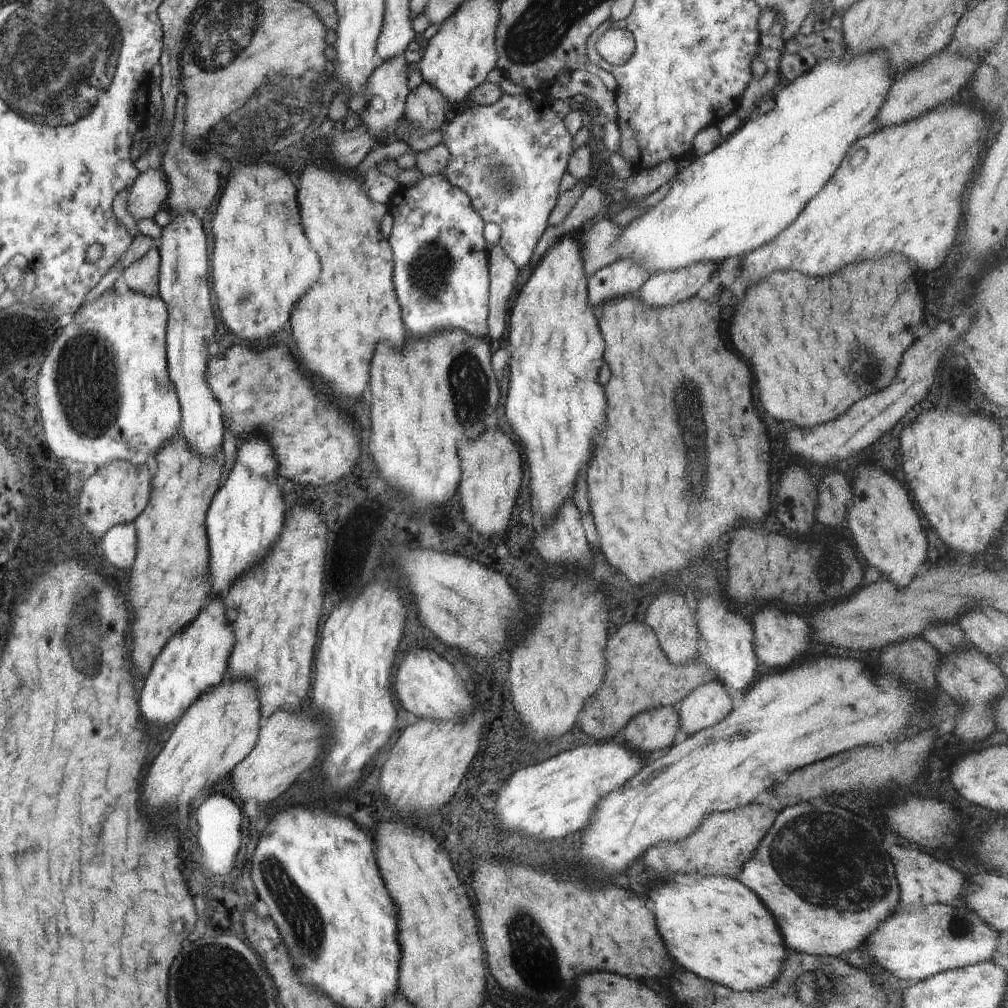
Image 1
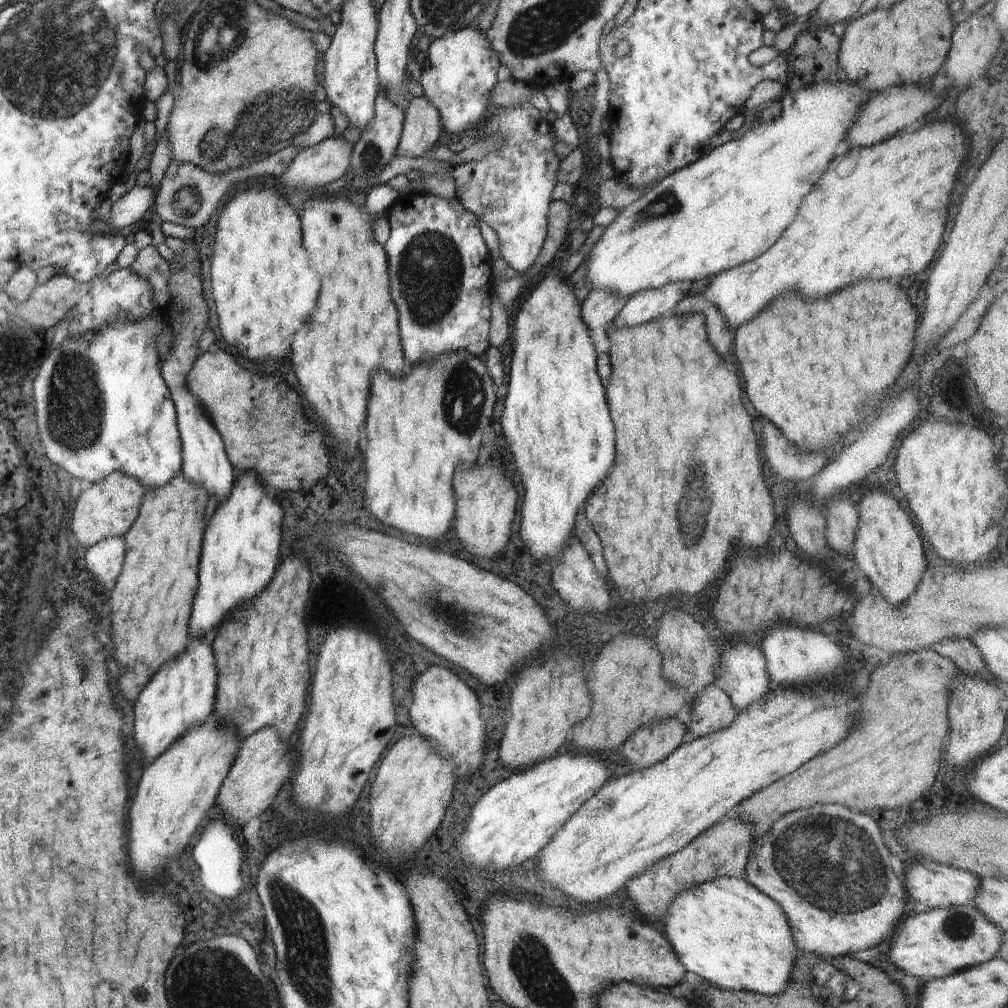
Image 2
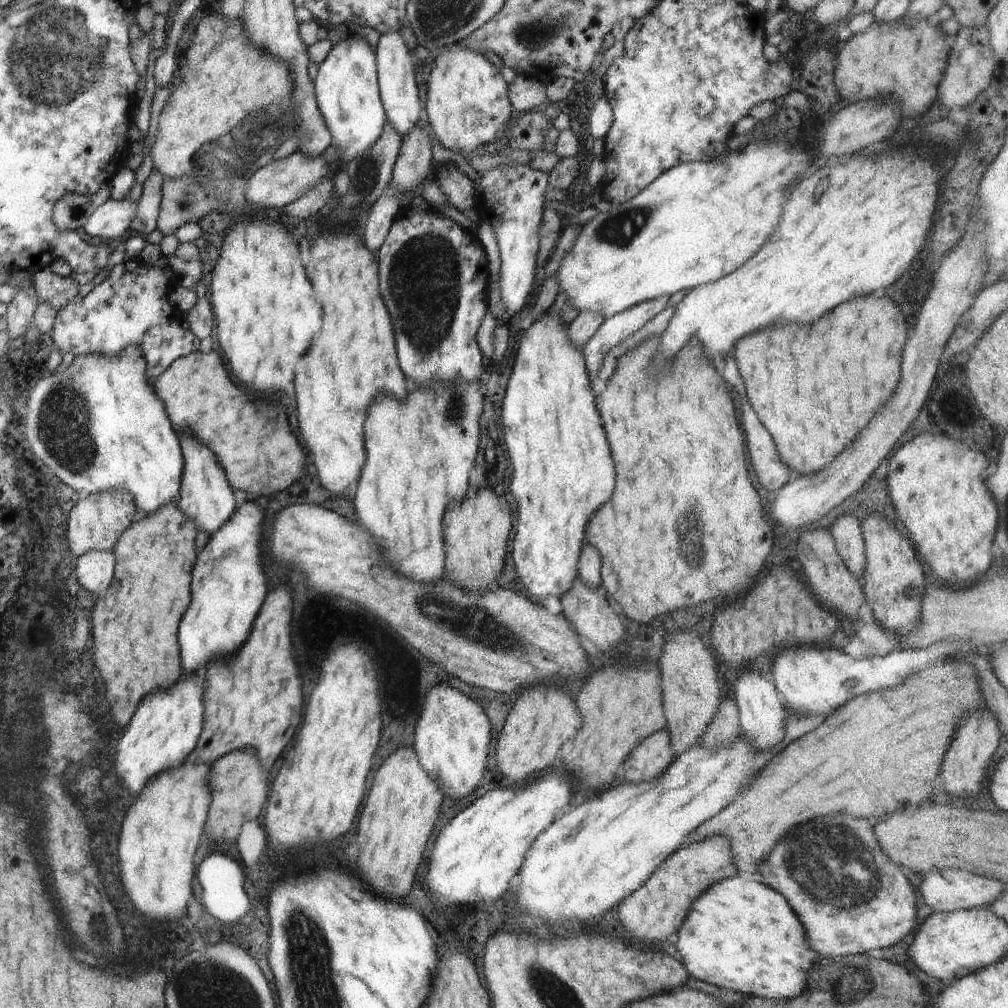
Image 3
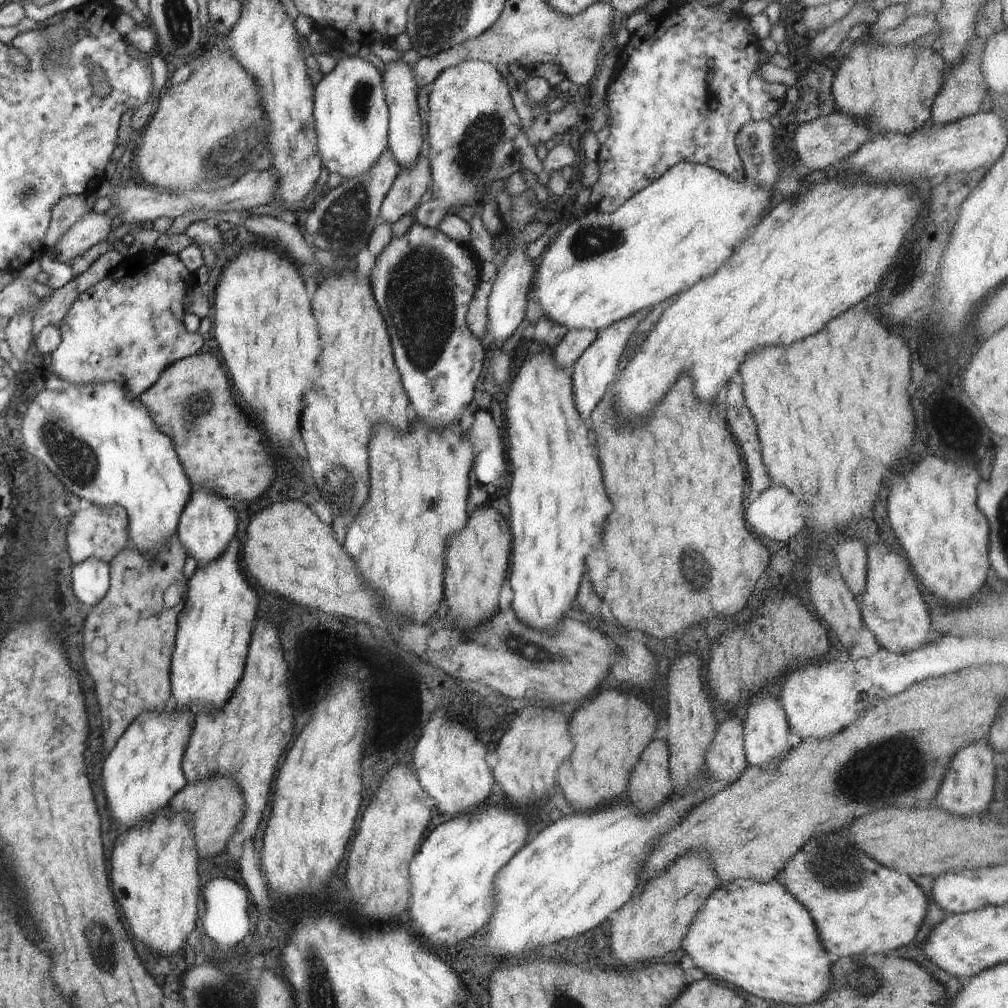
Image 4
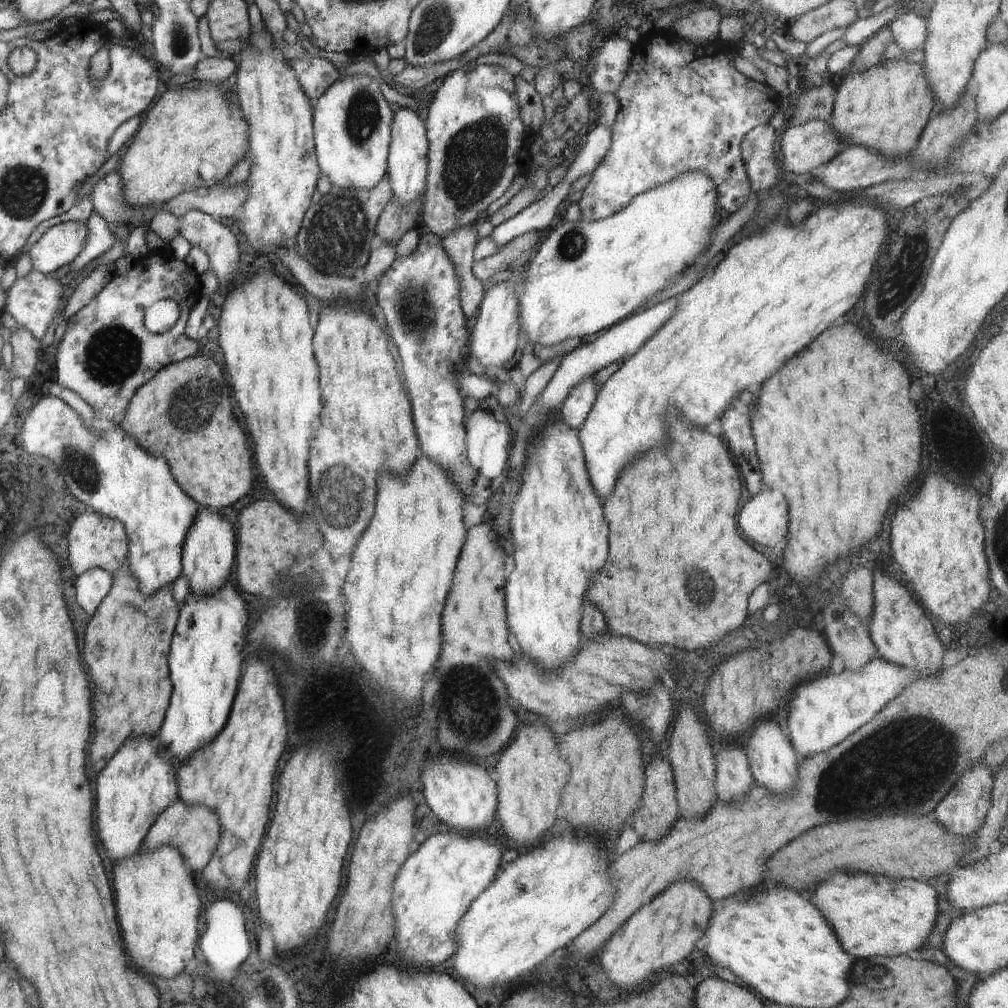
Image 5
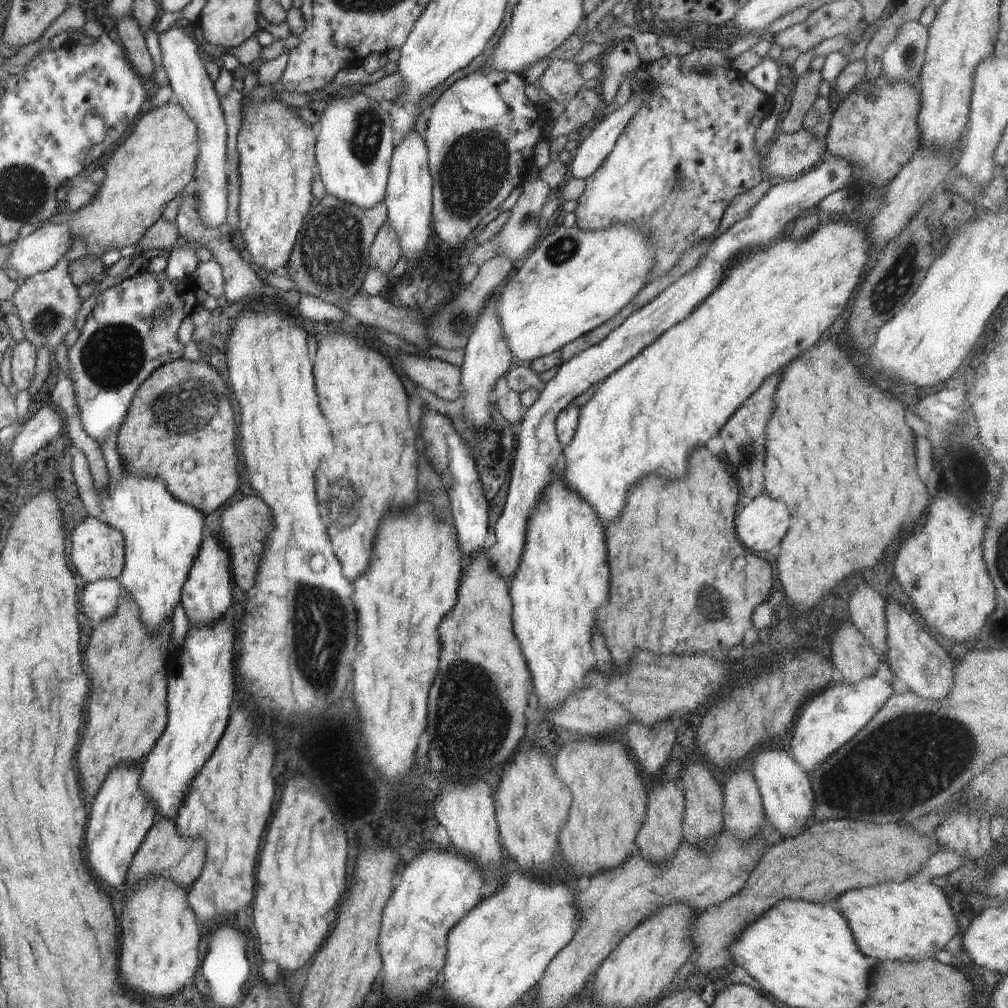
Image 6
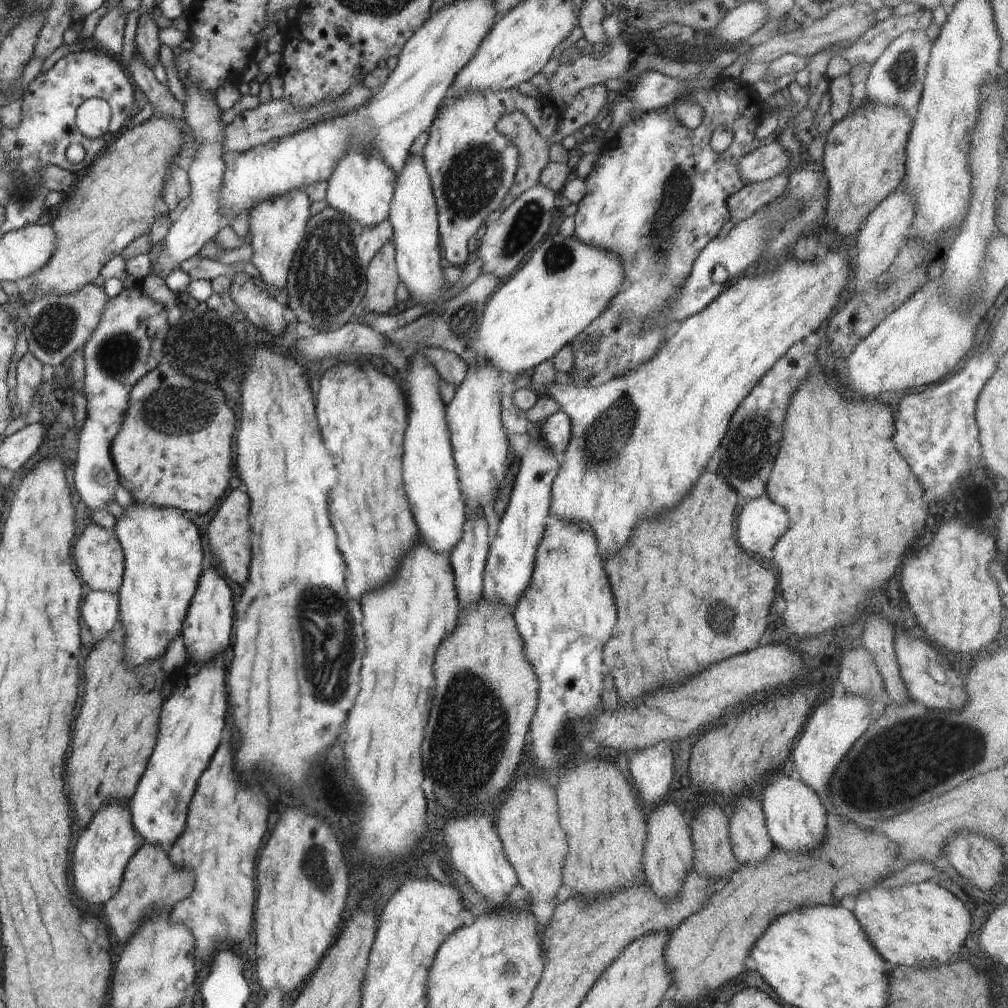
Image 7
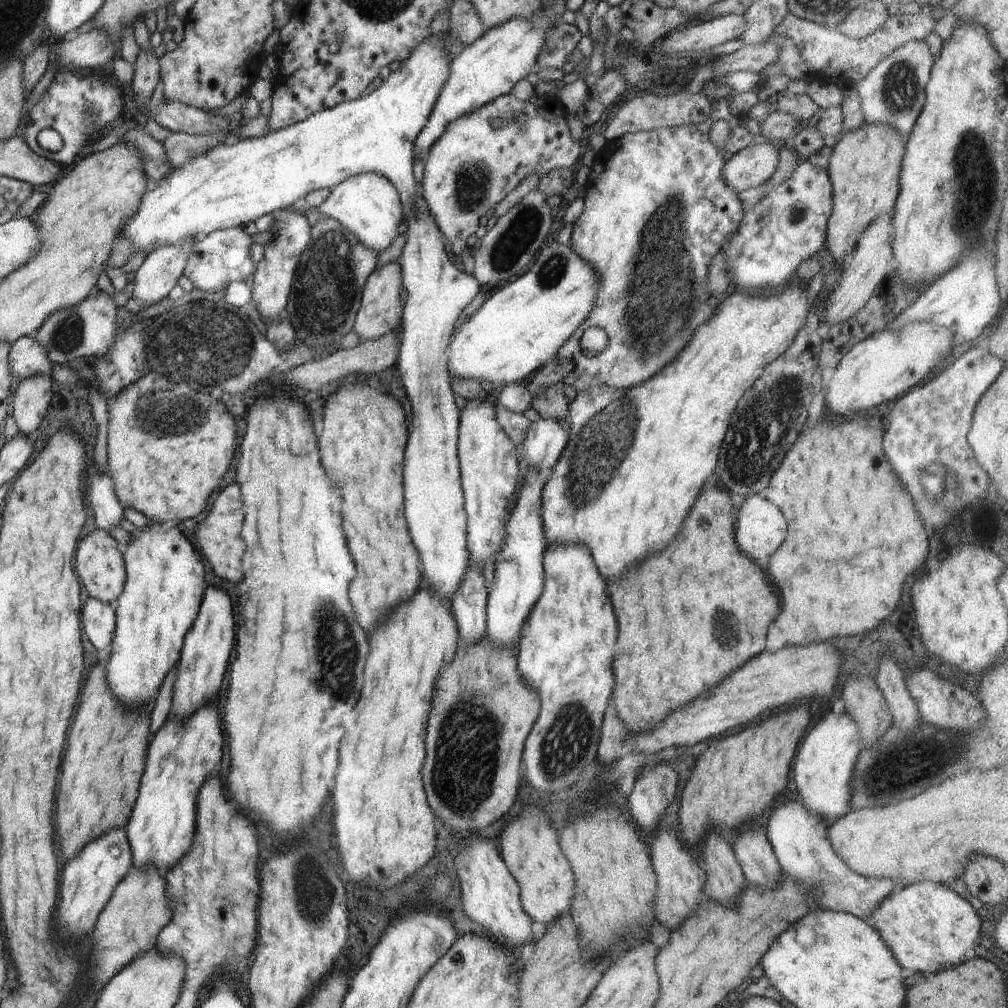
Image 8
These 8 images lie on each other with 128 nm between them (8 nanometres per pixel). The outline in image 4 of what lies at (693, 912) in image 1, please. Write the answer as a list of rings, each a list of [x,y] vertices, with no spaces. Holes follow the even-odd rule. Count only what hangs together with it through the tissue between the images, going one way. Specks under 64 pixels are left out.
[[[773,878],[765,883],[757,883],[750,879],[734,879],[729,883],[719,885],[707,898],[706,904],[701,908],[701,911],[697,912],[685,939],[682,941],[681,948],[686,950],[686,960],[688,962],[694,960],[690,964],[703,970],[706,975],[714,976],[720,982],[736,989],[742,988],[742,990],[746,990],[746,992],[750,992],[750,994],[754,994],[758,998],[764,998],[764,1000],[774,1000],[775,1002],[782,1002],[782,1004],[794,1004],[794,1006],[812,1004],[818,998],[822,998],[822,994],[826,994],[826,990],[830,988],[830,966],[834,958],[827,953],[821,940],[818,940],[816,925],[806,907],[802,906],[795,899],[795,896],[783,884],[778,882],[778,878]]]

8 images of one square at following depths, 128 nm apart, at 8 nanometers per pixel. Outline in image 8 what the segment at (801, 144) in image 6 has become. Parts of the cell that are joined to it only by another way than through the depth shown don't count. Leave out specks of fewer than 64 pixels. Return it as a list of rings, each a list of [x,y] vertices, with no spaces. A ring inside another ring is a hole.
[[[754,143],[743,148],[724,165],[723,179],[737,193],[763,185],[776,170],[779,150],[768,143]]]

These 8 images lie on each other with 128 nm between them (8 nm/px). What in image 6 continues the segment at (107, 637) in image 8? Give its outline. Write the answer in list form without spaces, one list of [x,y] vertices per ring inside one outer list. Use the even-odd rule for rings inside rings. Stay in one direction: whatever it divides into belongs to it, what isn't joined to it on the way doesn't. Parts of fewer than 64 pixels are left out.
[[[118,578],[96,579],[82,590],[82,608],[90,620],[100,622],[117,607],[120,595],[122,592]]]

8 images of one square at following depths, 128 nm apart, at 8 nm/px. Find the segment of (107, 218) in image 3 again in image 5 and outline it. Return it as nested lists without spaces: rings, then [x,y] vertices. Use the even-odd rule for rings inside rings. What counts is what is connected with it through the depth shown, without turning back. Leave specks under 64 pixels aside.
[[[66,220],[46,231],[32,246],[34,268],[48,275],[70,264],[87,243],[87,222]]]

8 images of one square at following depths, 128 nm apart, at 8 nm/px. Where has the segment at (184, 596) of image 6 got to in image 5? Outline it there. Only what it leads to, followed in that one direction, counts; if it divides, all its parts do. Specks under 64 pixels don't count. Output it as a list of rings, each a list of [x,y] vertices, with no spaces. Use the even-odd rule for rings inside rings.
[[[198,506],[197,515],[186,533],[182,545],[182,574],[190,582],[190,592],[195,595],[213,595],[220,584],[226,580],[228,570],[234,564],[234,532],[232,524],[220,514],[212,514],[208,509]]]

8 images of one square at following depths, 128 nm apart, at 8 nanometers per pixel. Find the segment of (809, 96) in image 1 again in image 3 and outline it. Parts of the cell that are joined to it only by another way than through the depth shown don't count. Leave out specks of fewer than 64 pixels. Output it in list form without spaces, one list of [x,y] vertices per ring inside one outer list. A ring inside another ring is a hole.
[[[794,89],[785,98],[787,104],[802,114],[799,132],[780,140],[753,140],[739,151],[730,150],[725,157],[710,162],[678,164],[664,171],[634,198],[616,205],[612,212],[600,213],[583,224],[576,244],[556,271],[559,290],[567,302],[579,308],[579,312],[594,311],[606,318],[641,302],[714,282],[749,261],[772,236],[782,218],[788,194],[794,190],[796,182],[808,175],[808,166],[816,156],[814,126],[820,128],[822,116],[812,112],[810,101],[800,91]]]

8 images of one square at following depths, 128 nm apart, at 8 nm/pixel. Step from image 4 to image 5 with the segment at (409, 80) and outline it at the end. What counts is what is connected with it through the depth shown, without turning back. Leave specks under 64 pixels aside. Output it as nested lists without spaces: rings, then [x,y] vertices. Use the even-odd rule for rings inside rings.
[[[406,107],[396,109],[391,124],[391,141],[387,158],[387,175],[391,184],[394,199],[398,199],[403,207],[410,203],[417,203],[422,199],[426,188],[429,142],[425,123],[418,117],[418,113]]]

